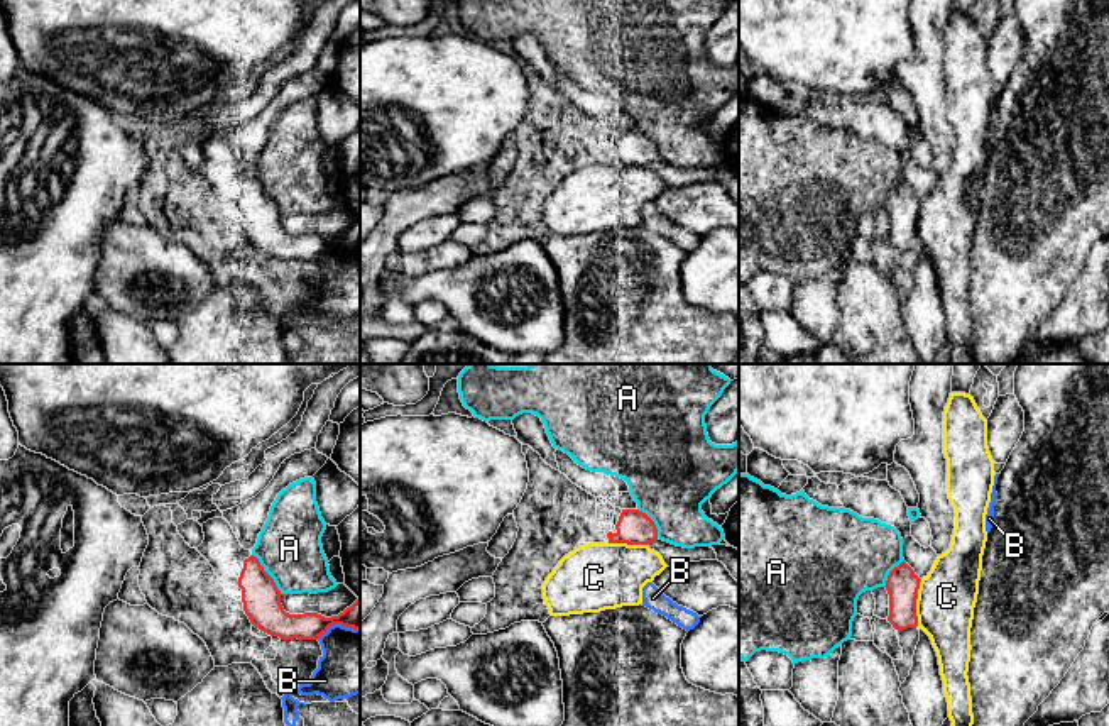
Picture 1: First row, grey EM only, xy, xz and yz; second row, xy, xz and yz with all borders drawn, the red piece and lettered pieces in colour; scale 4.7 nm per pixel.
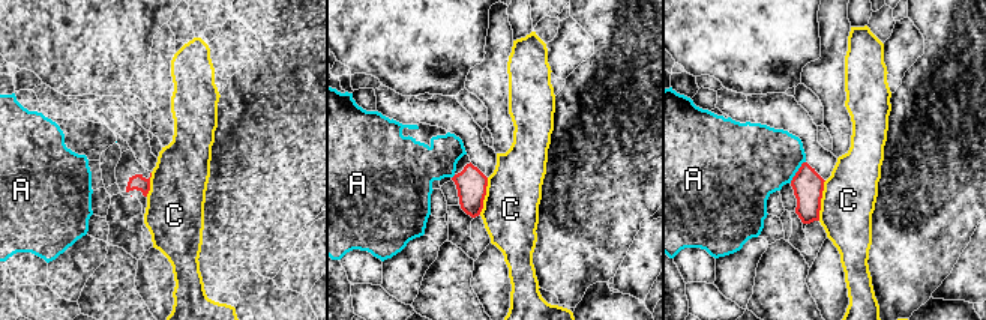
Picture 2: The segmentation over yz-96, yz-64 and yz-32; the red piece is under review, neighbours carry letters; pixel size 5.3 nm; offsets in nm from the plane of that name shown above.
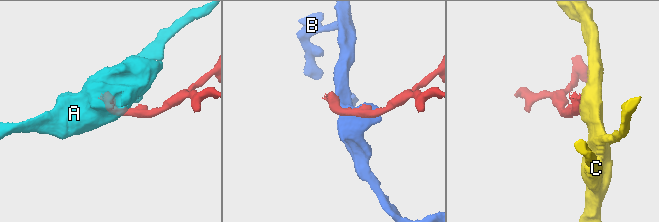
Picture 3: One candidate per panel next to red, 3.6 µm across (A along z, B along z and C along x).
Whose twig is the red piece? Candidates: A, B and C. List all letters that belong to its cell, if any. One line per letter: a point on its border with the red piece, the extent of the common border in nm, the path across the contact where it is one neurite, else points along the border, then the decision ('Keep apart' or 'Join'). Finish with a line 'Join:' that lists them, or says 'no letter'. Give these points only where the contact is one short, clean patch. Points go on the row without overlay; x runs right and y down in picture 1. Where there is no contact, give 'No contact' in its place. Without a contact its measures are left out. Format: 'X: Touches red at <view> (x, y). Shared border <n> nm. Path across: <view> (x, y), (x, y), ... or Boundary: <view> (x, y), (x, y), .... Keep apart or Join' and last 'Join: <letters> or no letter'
A: Touches red at xy (267, 195). Shared border 240 nm. Keep apart
B: Touches red at xy (337, 244). Shared border 220 nm. Boundary: xy (359, 249), (333, 246), (316, 259). Keep apart
C: Touches red at yz (915, 224). Shared border 220 nm. Keep apart
Join: no letter

